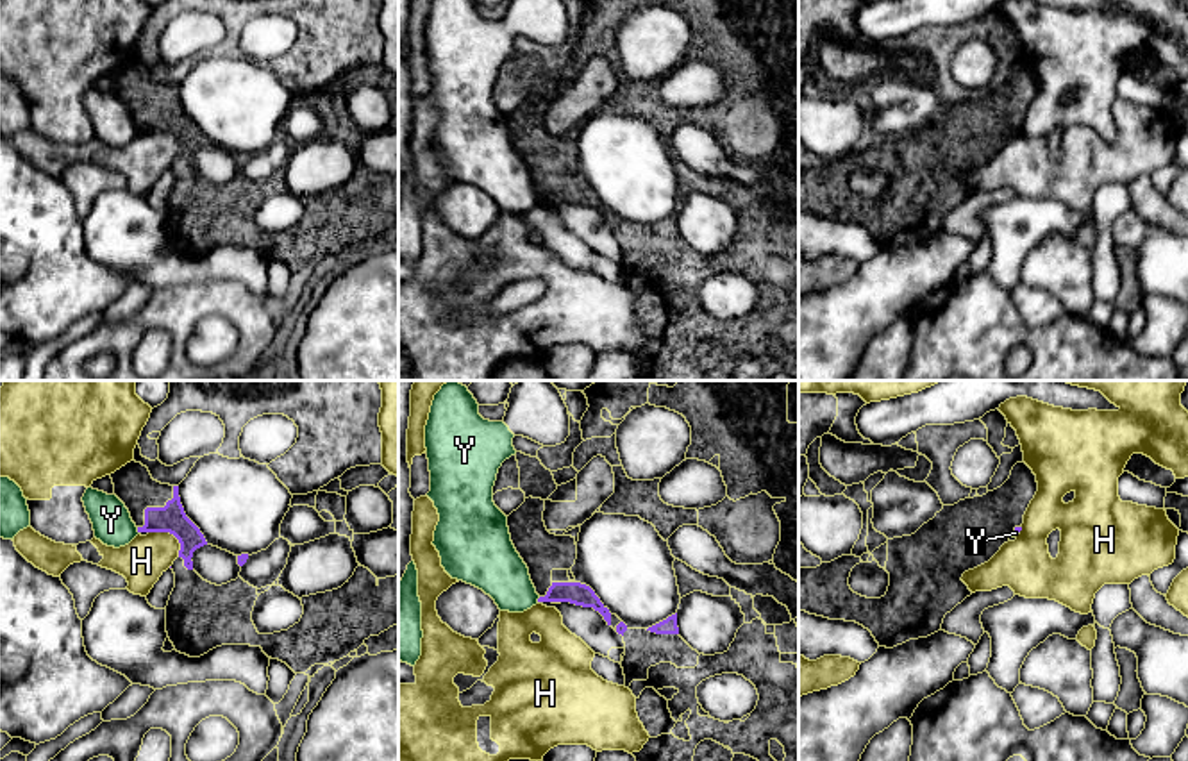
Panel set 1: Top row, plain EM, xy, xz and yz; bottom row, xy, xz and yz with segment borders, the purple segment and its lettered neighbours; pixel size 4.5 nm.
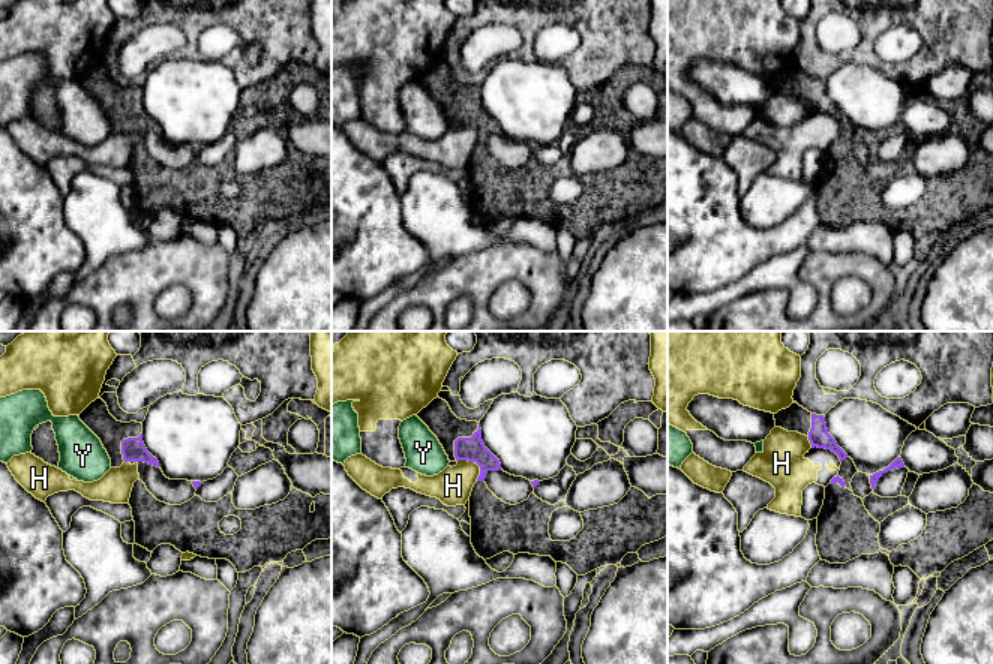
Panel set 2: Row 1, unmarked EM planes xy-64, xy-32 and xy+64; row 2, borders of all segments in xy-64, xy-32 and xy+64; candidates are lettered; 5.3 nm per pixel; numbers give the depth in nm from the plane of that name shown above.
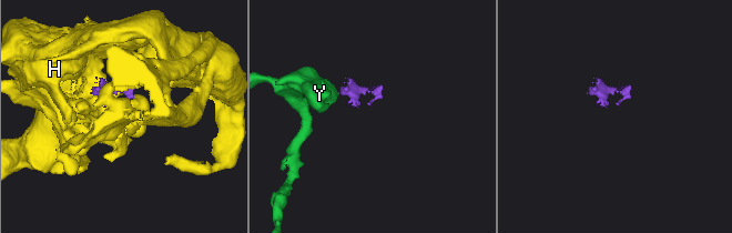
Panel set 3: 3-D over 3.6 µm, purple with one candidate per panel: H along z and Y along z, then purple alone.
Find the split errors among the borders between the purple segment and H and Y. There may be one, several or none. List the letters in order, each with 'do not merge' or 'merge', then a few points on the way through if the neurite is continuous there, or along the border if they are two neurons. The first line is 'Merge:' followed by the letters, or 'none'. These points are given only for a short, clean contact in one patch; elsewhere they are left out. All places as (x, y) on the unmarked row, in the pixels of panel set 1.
Merge: none
H: do not merge; border along xy (149, 131), (168, 131), (179, 143), (179, 156)
Y: do not merge; border along xy (136, 127), (138, 133)

